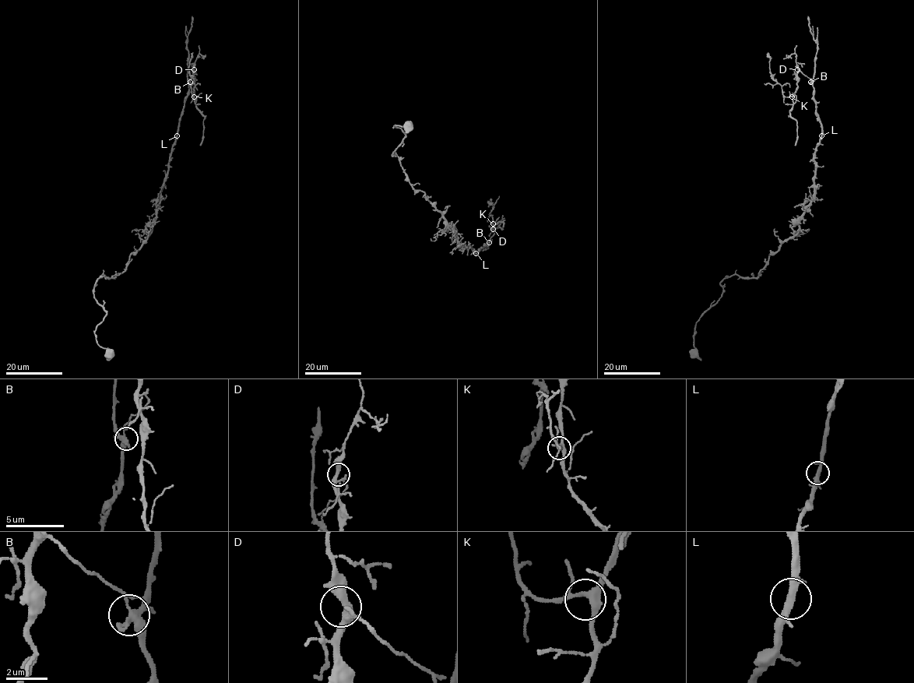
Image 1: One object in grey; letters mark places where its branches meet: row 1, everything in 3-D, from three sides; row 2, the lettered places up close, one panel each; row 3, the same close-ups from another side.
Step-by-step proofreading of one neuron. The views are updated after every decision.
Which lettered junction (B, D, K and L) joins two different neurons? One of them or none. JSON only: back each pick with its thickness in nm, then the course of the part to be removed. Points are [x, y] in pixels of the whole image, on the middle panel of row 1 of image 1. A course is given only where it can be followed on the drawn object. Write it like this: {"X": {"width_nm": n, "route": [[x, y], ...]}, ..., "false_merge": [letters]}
{"B": {"width_nm": 320, "route": [[489, 242], [494, 233], [490, 213], [493, 205], [487, 202], [492, 199]]}, "false_merge": ["B"]}

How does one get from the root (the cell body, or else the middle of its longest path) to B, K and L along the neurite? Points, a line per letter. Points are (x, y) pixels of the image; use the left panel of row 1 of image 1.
B: (157, 212), (170, 154), (175, 142), (190, 81)
K: (157, 212), (170, 154), (188, 91), (188, 80), (195, 71), (194, 96)
L: (157, 212), (170, 154), (177, 135)

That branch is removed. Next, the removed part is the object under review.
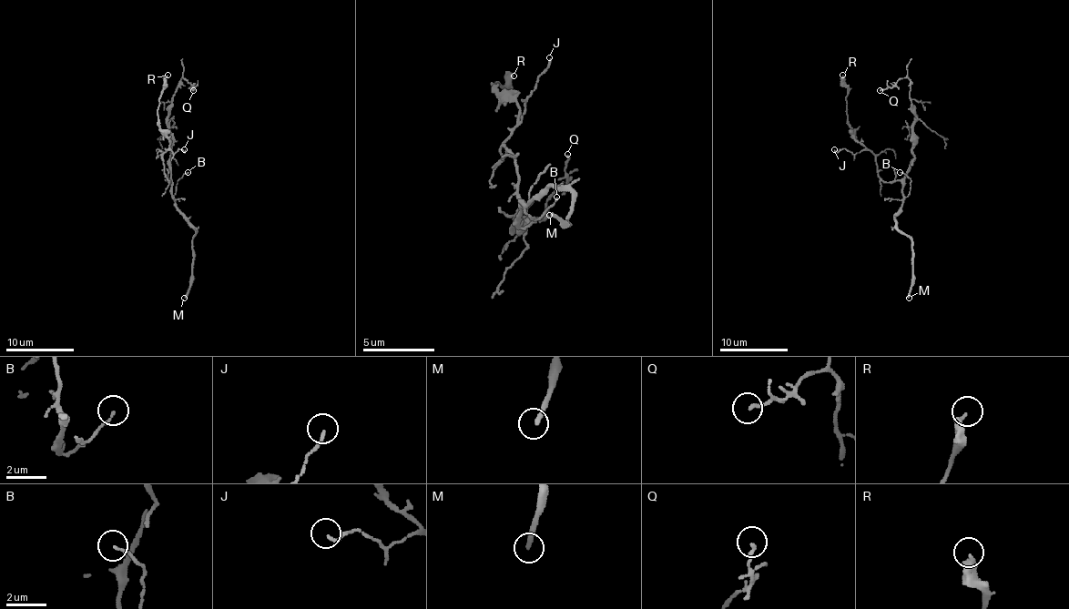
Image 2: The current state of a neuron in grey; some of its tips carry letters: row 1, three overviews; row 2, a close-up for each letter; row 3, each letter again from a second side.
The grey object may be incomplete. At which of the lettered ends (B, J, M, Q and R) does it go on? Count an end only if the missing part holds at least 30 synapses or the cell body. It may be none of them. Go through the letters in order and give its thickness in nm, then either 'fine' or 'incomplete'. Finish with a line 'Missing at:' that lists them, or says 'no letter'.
B: calibre 110 nm; fine
J: calibre 130 nm; fine
M: calibre 200 nm; incomplete
Q: calibre 140 nm; fine
R: calibre 360 nm; fine
Missing at: M

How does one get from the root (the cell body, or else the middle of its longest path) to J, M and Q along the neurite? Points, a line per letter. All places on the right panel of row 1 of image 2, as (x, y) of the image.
J: (900, 180), (885, 182), (878, 175), (876, 157), (868, 149), (860, 149), (854, 155), (844, 147), (834, 149)
M: (900, 180), (903, 198), (901, 209), (895, 216), (895, 226), (911, 241), (911, 287), (909, 298)
Q: (900, 180), (913, 158), (915, 107), (910, 96), (910, 82), (900, 78), (893, 85), (880, 90)

